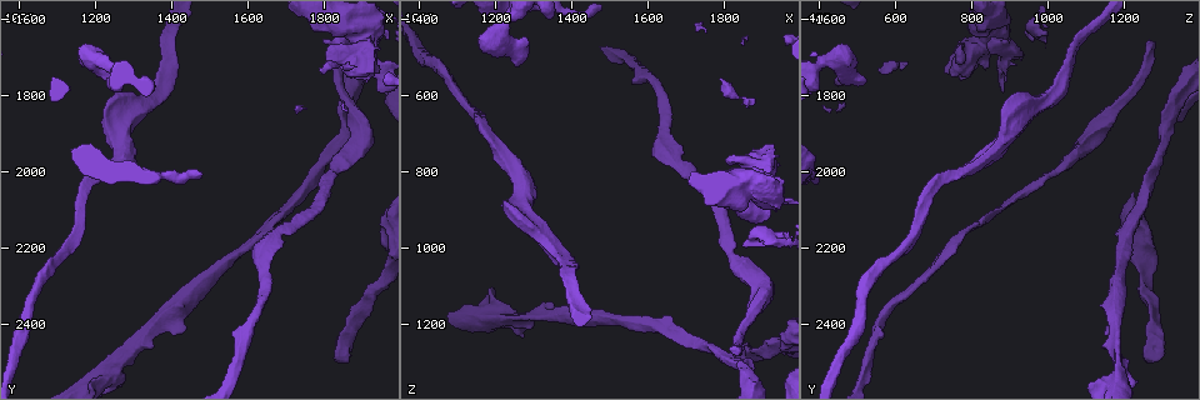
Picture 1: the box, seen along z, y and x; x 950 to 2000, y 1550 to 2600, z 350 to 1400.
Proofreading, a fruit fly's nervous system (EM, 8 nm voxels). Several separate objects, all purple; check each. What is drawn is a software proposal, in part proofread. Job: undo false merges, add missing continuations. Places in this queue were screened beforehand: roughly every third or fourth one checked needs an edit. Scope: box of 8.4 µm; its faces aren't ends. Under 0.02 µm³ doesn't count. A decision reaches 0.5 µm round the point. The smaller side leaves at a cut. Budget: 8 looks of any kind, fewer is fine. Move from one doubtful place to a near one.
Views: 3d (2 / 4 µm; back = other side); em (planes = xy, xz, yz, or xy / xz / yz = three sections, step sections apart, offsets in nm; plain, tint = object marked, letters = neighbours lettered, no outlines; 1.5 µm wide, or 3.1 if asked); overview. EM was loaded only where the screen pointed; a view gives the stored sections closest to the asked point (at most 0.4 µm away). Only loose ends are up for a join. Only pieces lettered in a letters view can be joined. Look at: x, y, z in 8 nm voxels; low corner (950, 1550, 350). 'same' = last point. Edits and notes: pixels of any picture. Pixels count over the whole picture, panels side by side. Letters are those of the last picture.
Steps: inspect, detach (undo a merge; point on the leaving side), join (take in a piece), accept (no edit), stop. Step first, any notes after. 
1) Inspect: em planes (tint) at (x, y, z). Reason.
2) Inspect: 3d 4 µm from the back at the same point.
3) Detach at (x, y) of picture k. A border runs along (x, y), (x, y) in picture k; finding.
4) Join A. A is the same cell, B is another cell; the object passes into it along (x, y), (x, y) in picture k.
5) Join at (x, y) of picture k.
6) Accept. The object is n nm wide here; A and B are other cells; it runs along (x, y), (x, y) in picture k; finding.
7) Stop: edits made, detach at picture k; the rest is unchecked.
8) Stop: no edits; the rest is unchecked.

Inspect: em planes (letters) at (1850, 1970, 1055). Calibre changes.

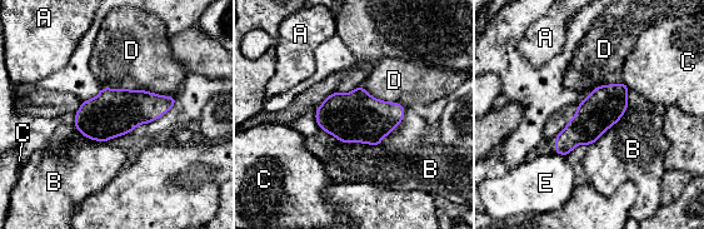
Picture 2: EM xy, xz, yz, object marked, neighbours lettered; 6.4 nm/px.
Accept. The object is 240 nm wide here; A, B, C, D and E are other cells; a border runs along (101, 86), (144, 89), (176, 100) in picture 2; one neuron here.

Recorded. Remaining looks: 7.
Inspect: em planes (letters) at (1815, 1660, 1275). Free end.

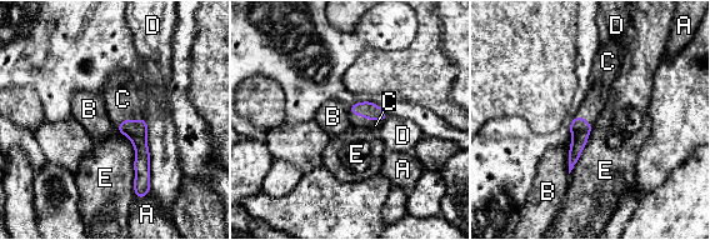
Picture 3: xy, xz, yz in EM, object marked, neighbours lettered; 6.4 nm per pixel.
Join C. The object is 110 nm wide here; C is the same cell, A, B, D and E are other cells; the object passes into it along (369, 110), (366, 118), (355, 120) in picture 3; it goes on there.

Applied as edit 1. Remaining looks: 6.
Inspect: 3d 2 µm at (1860, 2495, 1255). Long arm stops here.

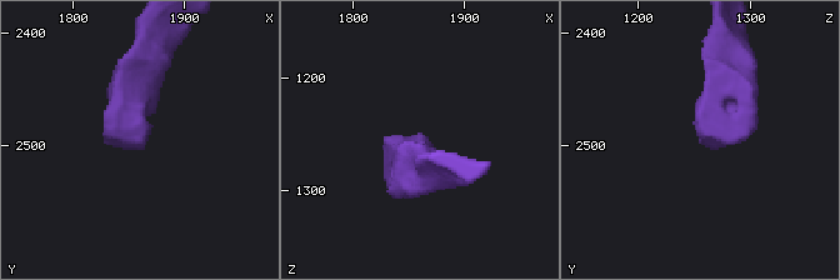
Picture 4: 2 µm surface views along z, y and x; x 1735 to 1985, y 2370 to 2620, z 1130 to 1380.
Inspect: em xy step 4 (tint) at (1860, 2500, 1258). Now the EM.

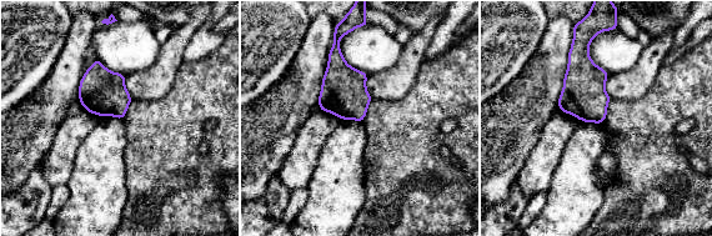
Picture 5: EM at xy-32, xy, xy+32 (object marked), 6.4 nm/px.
Inspect: em planes (letters) at the same point. Cut it another way.

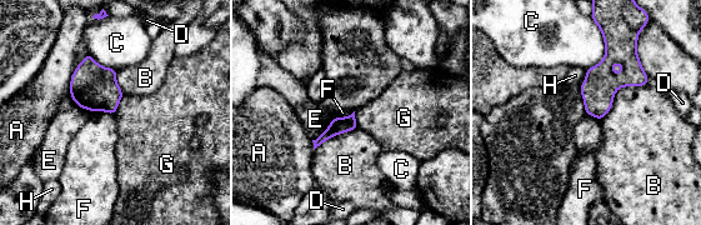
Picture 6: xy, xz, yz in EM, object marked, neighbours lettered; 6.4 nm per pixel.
Accept. The longest contact is with B, 400 nm; A, B, C, D, E, F, G and H are other cells; a border runs along (93, 111), (108, 111), (114, 115) in picture 6; no lettered piece goes on from it.

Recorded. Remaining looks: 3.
Stop: edits made, join at picture 3; the rest is unchecked.

